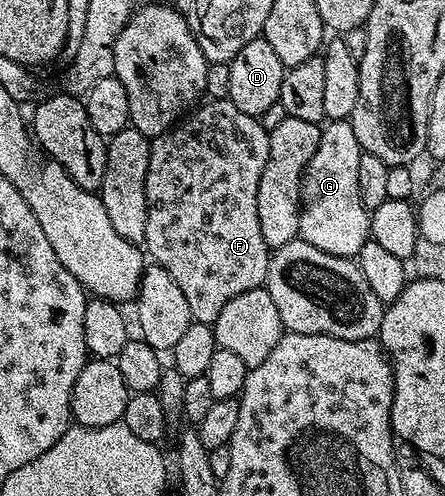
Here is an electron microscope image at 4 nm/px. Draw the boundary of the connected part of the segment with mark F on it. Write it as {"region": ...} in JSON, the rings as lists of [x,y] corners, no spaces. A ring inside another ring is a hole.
{"region":[[[208,99],[201,102],[187,117],[181,118],[176,126],[171,127],[166,133],[155,136],[150,143],[150,165],[146,173],[146,237],[143,246],[146,255],[155,266],[166,269],[170,277],[182,289],[186,302],[190,304],[190,313],[197,323],[215,323],[218,313],[226,306],[226,301],[234,301],[238,293],[246,293],[255,287],[264,287],[268,281],[268,261],[270,249],[262,237],[262,225],[258,223],[258,181],[262,181],[262,169],[266,169],[266,161],[270,157],[270,141],[268,130],[260,124],[257,116],[242,113],[238,105],[226,99]]]}

